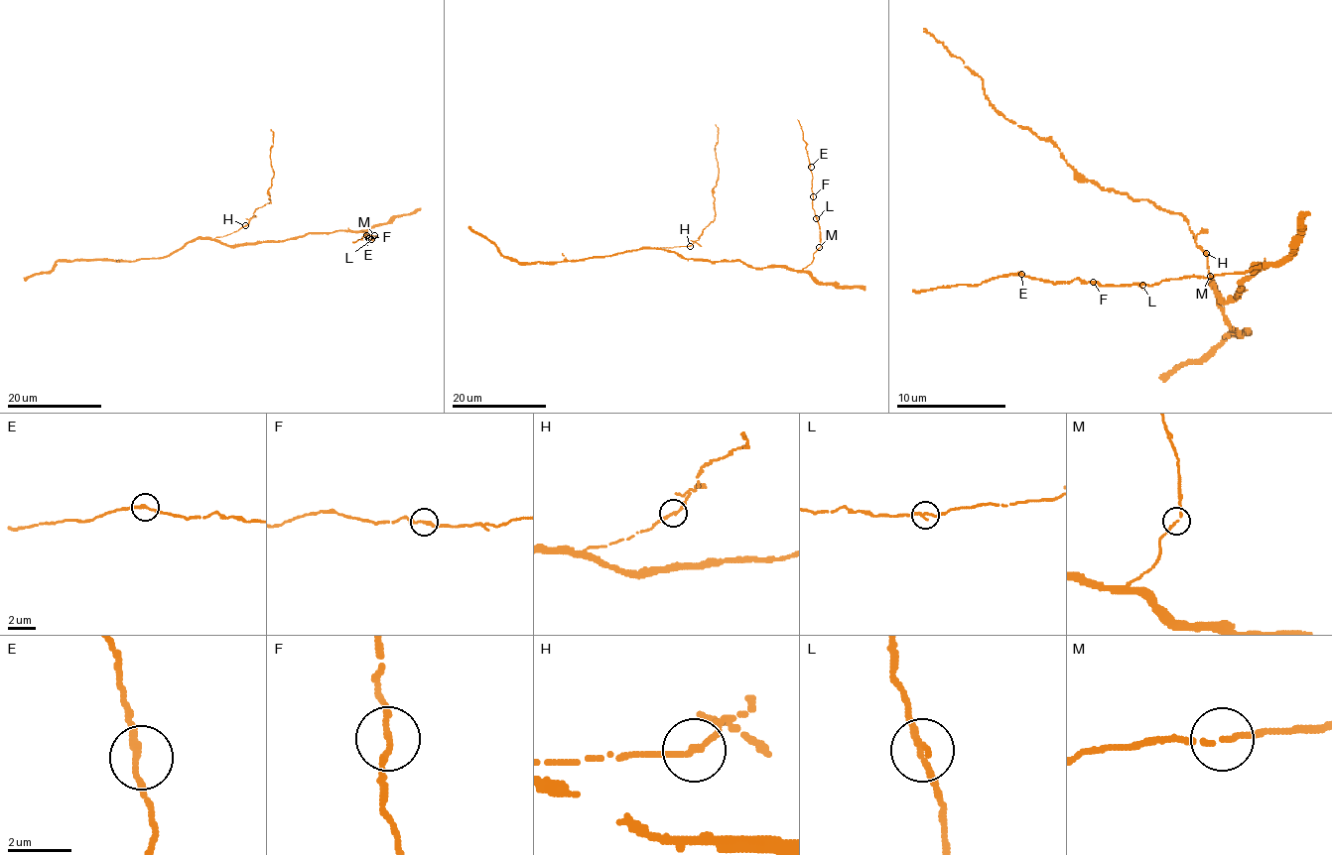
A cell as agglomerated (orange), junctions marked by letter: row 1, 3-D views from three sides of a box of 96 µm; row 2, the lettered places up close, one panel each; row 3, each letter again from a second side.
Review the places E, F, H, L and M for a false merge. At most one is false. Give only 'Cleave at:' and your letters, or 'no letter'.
Cleave at: no letter

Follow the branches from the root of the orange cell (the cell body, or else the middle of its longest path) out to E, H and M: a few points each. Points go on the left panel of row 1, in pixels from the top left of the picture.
E: (262, 243), (295, 239), (309, 232), (361, 231), (375, 237), (367, 239), (366, 235)
H: (262, 243), (225, 245), (214, 238), (230, 235), (245, 225)
M: (262, 243), (295, 239), (309, 232), (361, 231), (374, 236)

